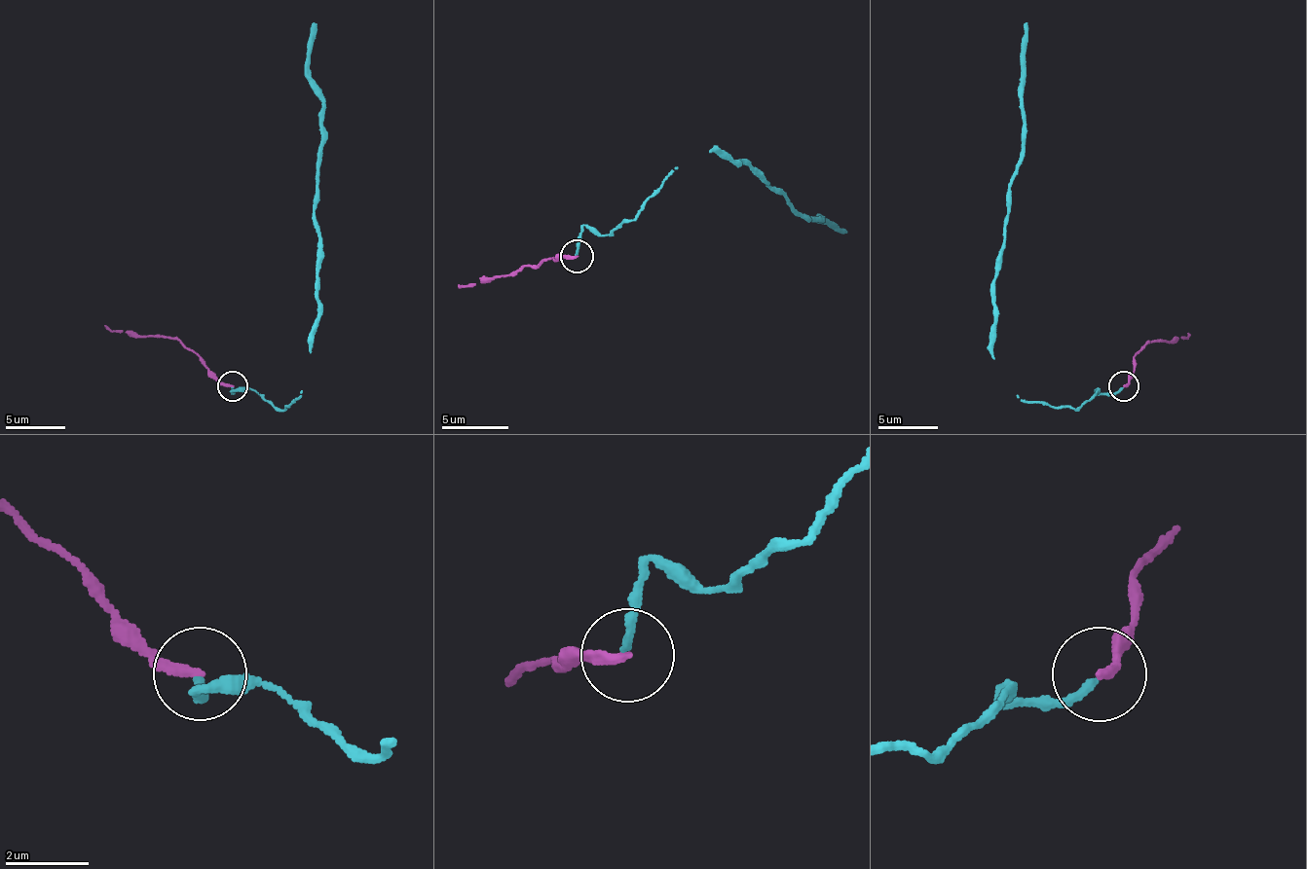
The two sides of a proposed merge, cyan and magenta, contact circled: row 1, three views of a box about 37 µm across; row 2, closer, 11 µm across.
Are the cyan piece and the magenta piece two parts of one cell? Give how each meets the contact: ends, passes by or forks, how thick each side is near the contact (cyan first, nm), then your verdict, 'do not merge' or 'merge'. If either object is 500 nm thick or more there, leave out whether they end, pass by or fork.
cyan ends | magenta ends | 190/240 nm | merge

